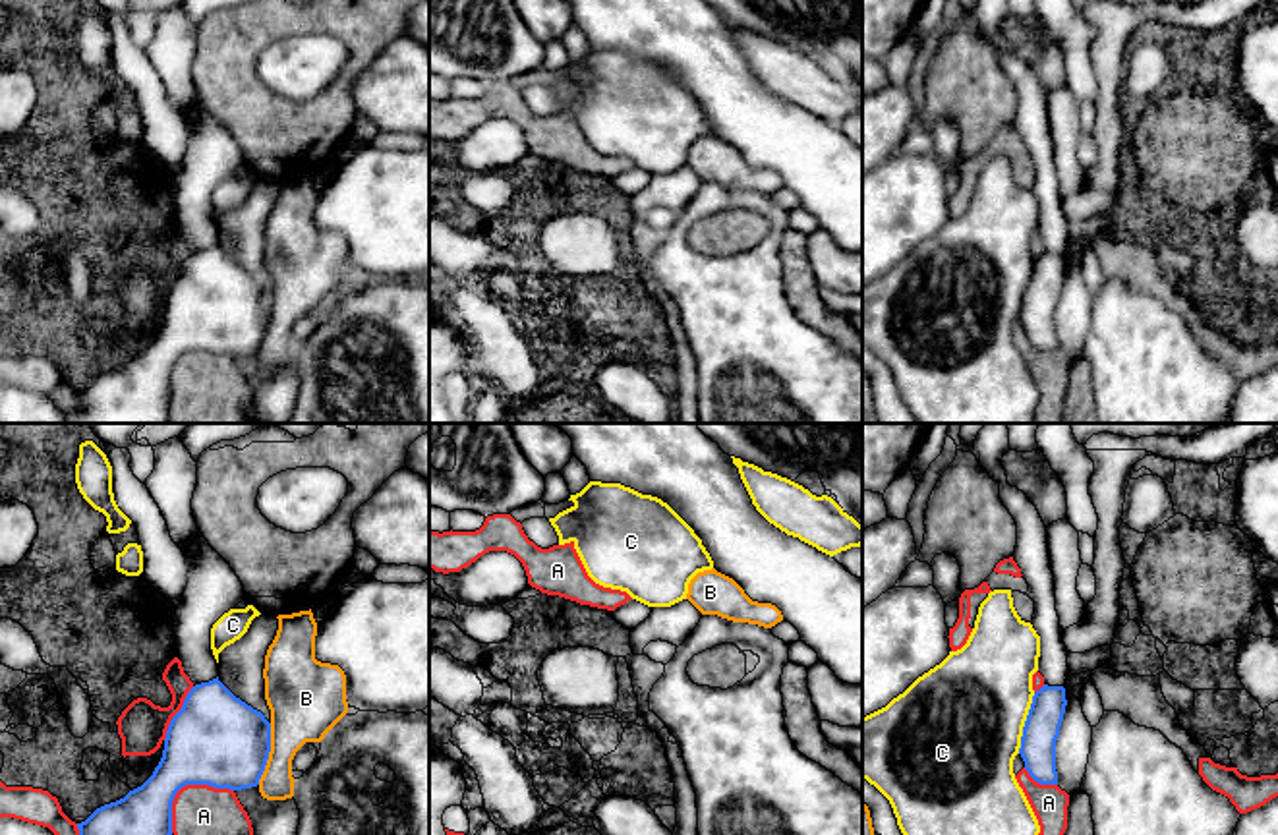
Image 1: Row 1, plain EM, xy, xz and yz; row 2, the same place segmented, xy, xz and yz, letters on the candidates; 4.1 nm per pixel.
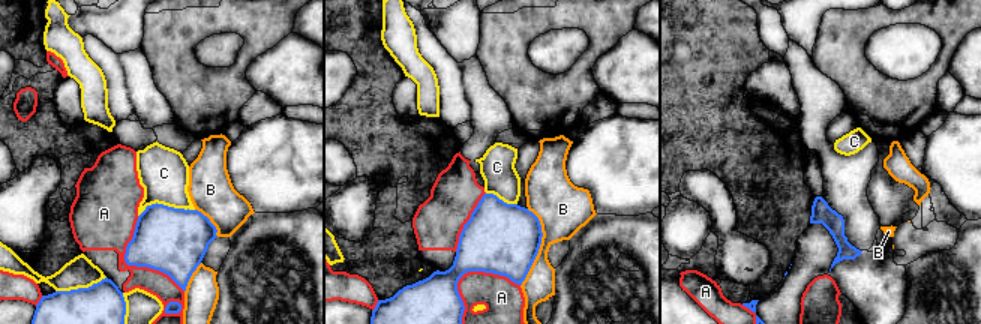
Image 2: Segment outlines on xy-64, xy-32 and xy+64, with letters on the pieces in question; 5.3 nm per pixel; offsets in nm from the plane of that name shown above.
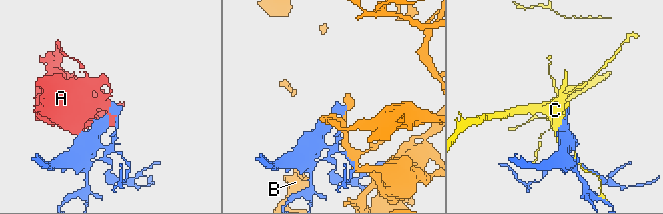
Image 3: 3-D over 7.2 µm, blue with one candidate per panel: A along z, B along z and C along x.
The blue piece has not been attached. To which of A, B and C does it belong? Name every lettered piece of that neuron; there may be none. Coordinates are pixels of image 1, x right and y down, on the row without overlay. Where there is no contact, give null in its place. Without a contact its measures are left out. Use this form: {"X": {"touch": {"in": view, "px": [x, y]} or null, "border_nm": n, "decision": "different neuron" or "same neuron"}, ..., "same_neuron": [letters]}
{"A": {"touch": {"in": "xy", "px": [184, 352]}, "border_nm": 320, "decision": "different neuron"}, "B": {"touch": {"in": "xy", "px": [267, 321]}, "border_nm": 260, "decision": "different neuron"}, "C": {"touch": {"in": "yz", "px": [1025, 290]}, "border_nm": 260, "decision": "different neuron"}, "same_neuron": []}

